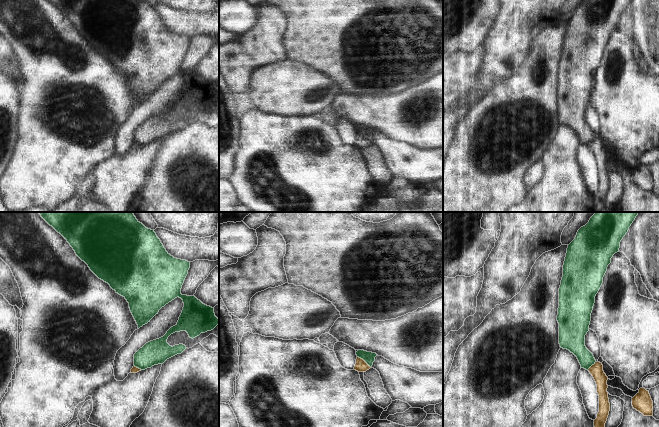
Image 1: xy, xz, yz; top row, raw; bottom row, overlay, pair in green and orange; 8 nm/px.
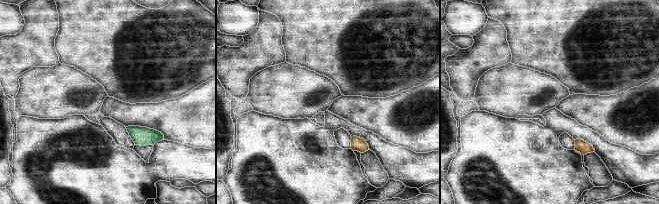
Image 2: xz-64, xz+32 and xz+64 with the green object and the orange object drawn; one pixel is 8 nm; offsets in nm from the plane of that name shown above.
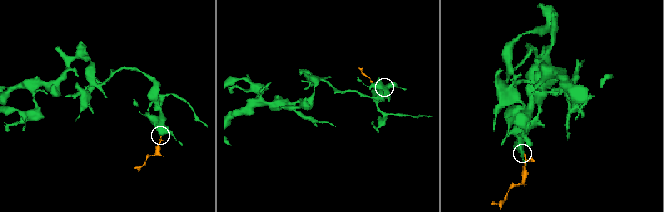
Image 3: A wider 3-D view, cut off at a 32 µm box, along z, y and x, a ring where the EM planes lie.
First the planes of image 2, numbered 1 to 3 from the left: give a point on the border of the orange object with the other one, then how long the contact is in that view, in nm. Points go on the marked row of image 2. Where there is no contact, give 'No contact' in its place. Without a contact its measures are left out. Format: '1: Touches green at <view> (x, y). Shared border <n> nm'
1: No contact
2: No contact
3: No contact

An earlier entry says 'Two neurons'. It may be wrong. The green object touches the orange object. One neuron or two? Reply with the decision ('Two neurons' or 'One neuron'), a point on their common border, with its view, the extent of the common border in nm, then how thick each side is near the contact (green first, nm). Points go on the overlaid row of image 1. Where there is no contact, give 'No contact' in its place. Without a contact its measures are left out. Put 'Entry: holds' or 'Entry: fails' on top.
Entry: holds
Two neurons. Touches green at xz (364, 360). Shared border 140 nm. Thickness 90 nm (green) against 100 nm

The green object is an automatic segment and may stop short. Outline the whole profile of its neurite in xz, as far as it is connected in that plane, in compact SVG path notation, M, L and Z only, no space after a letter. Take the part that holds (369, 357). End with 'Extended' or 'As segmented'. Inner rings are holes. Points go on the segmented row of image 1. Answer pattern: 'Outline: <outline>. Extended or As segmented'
Outline: M358 350L356 355L357 357L363 359L370 367L372 367L375 357L377 356L376 353L367 352L364 350Z. As segmented

